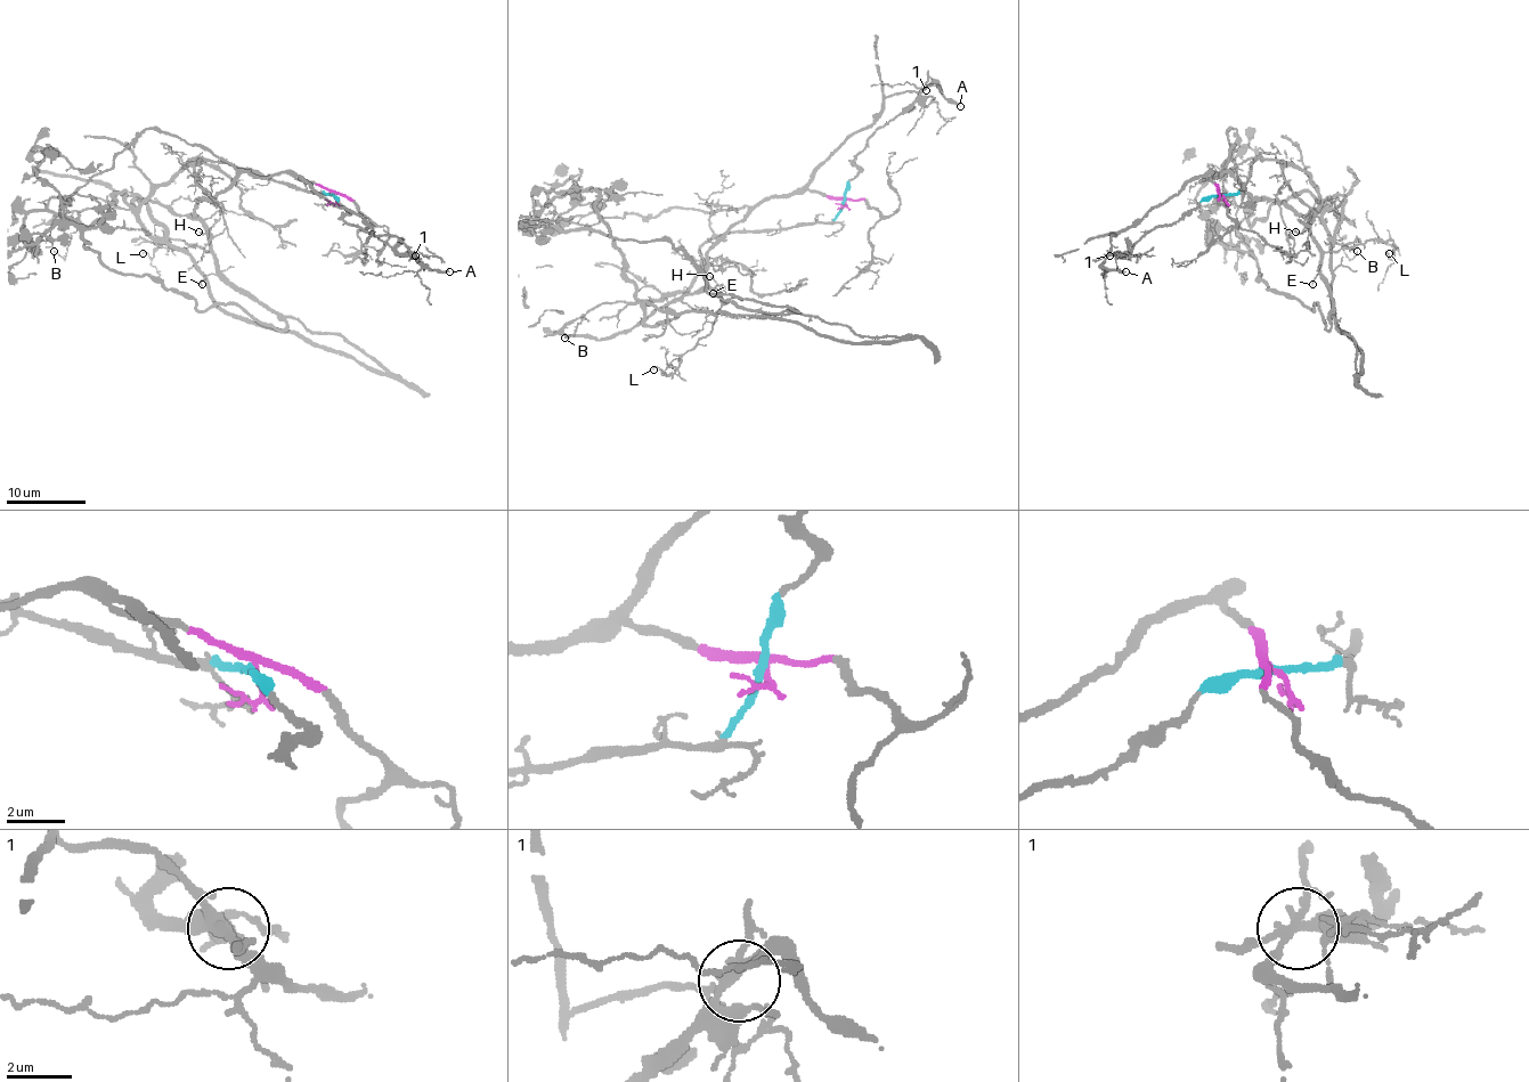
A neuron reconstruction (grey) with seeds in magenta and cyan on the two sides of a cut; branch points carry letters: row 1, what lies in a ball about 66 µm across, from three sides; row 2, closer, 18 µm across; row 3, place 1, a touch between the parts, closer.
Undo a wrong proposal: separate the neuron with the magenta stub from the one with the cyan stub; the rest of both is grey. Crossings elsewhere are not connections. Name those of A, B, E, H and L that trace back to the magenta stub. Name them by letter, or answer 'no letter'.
A, E, H, L

